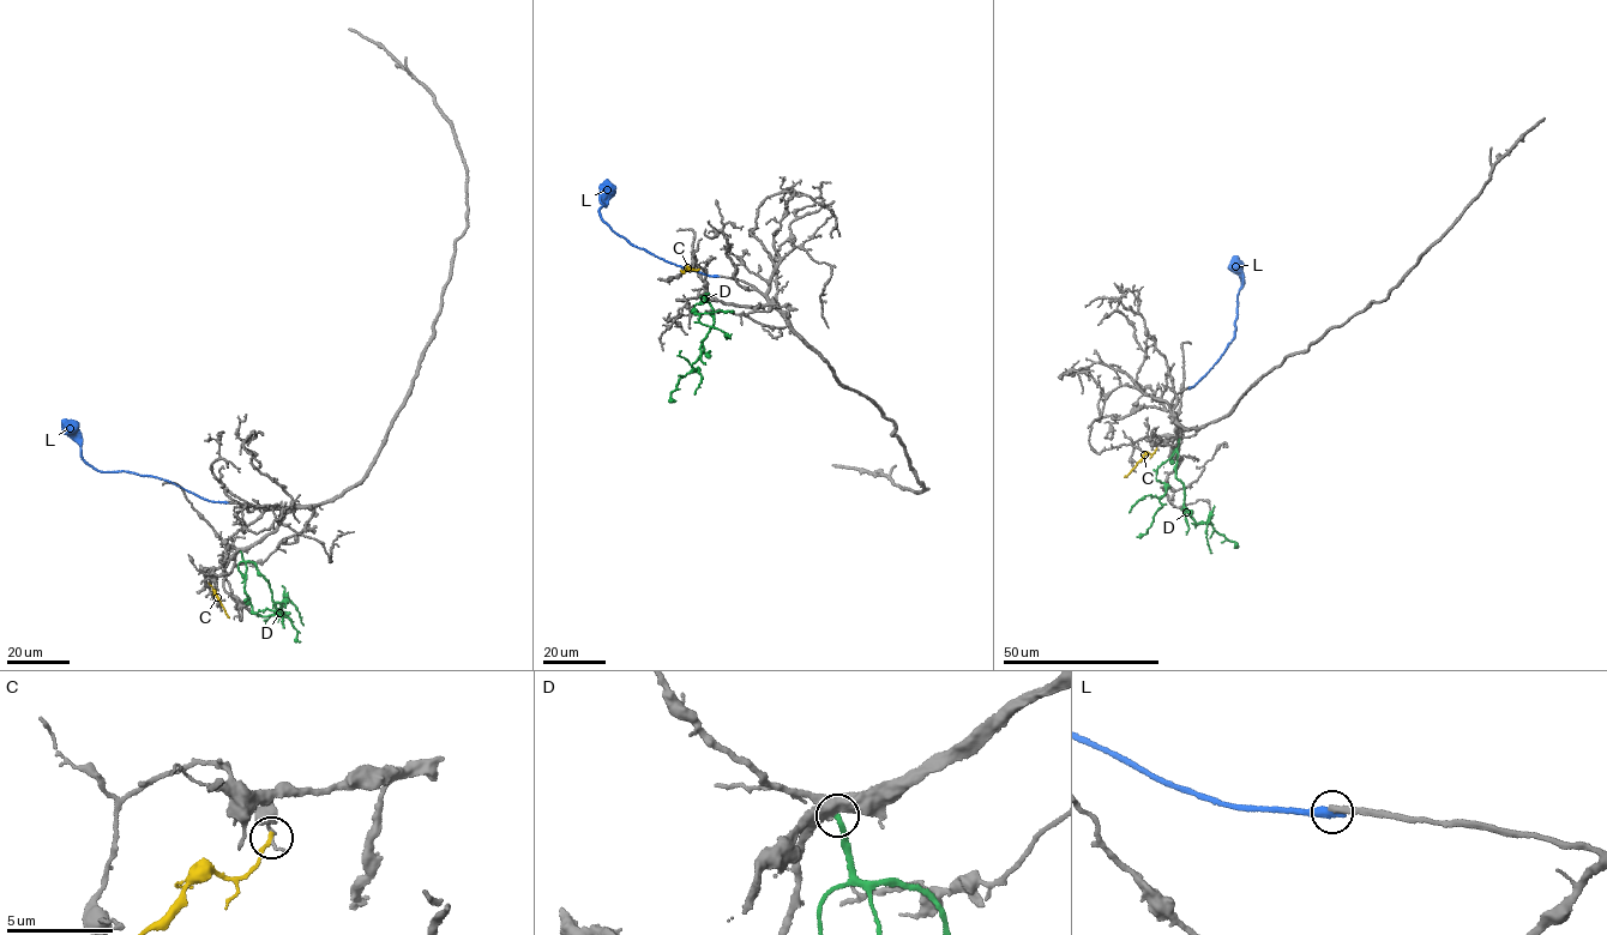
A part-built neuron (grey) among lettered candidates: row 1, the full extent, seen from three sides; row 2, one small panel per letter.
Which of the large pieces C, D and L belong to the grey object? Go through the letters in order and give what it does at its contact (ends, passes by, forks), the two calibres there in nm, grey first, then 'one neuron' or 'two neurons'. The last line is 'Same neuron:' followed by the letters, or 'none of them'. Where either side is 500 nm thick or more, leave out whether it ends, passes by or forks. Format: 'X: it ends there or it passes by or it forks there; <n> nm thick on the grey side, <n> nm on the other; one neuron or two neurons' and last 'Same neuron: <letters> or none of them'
C: it ends there; 170 nm thick on the grey side, 190 nm on the other; two neurons
D: it ends there; 440 nm thick on the grey side, 280 nm on the other; two neurons
L: it ends there; 240 nm thick on the grey side, 440 nm on the other; two neurons
Same neuron: none of them

